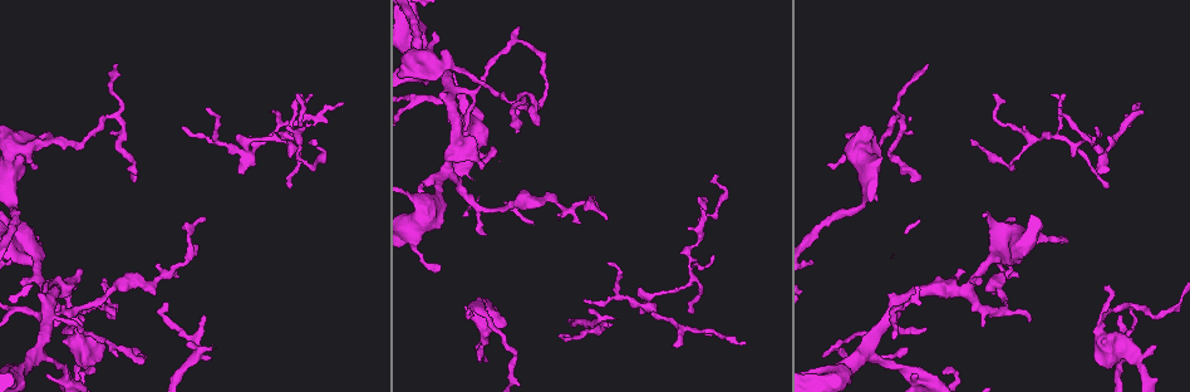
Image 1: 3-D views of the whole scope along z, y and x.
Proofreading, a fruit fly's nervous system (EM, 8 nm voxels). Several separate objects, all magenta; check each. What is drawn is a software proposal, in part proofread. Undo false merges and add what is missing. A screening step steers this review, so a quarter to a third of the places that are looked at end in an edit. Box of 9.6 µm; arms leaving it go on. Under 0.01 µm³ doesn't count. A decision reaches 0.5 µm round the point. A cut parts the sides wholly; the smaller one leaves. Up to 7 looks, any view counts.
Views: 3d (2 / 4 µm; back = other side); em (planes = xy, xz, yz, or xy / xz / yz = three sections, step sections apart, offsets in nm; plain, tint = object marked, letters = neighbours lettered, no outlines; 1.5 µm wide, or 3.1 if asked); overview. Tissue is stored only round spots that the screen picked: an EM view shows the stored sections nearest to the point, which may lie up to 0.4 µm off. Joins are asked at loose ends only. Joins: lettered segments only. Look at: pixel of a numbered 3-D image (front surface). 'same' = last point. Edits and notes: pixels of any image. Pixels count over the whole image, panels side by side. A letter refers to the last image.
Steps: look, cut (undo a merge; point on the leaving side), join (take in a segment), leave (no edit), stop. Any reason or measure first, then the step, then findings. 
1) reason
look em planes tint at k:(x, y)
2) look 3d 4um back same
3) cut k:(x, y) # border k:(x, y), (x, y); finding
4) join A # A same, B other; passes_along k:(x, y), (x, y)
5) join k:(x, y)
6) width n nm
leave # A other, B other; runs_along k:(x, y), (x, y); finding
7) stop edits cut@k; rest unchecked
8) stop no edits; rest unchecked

free end
look 3d 2um at 1:(275, 111)

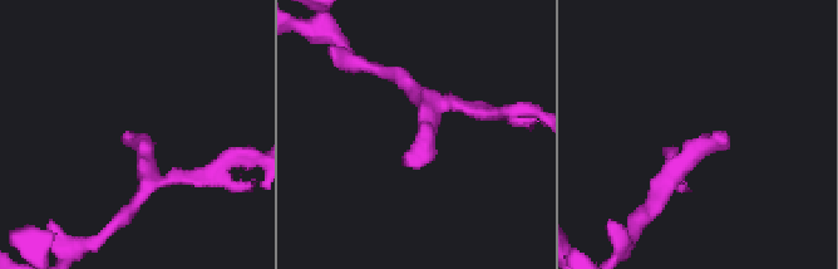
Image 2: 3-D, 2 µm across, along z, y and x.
look em xy step 8 tint at 2:(132, 138)

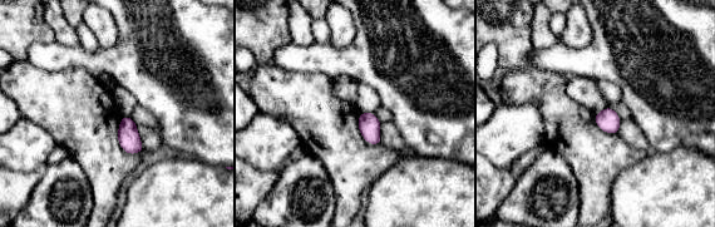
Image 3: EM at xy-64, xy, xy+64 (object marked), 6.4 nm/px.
what lies round it
look em xy step 8 letters same

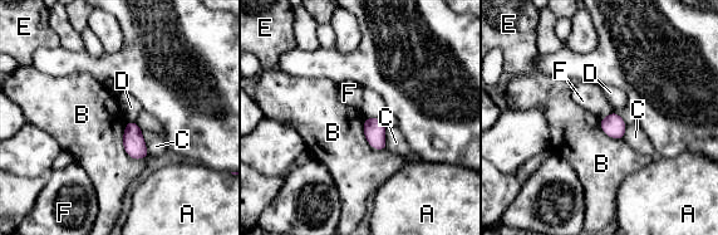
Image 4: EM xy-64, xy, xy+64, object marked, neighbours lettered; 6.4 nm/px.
leave # A other, B other, C other, D other, E other, F other; border 4:(613, 111), (600, 118); no lettered segment goes on from it

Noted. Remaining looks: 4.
look em planes plain at 1:(442, 64)

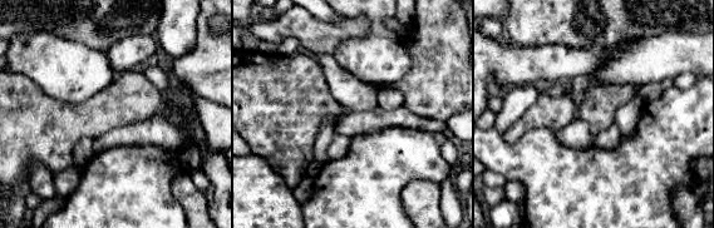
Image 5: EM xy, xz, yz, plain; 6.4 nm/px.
look em planes letters same

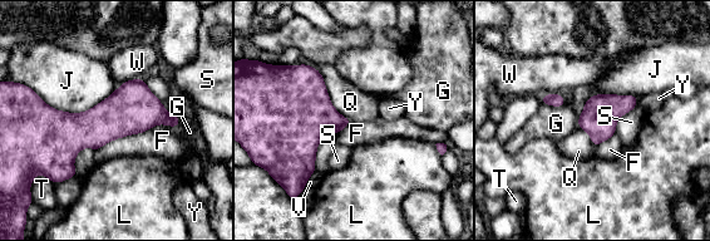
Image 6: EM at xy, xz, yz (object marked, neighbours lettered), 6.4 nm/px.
longest_contact J 550 nm
leave # F other, G other, J other, L other, Q other, S other, T other, V other, W other, Y other; border 6:(317, 68), (331, 104), (353, 121); all the same neuron

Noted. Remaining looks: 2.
thin end
look em planes letters at 1:(913, 132)

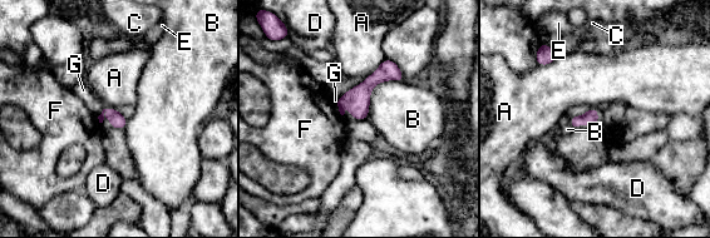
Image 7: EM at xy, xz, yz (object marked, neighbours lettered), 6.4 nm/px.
leave # A other, B other, C other, D other, E other, F other, G other; border 7:(403, 79), (371, 89), (366, 118); none of them fits

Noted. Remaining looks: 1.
stop no edits; rest unchecked

